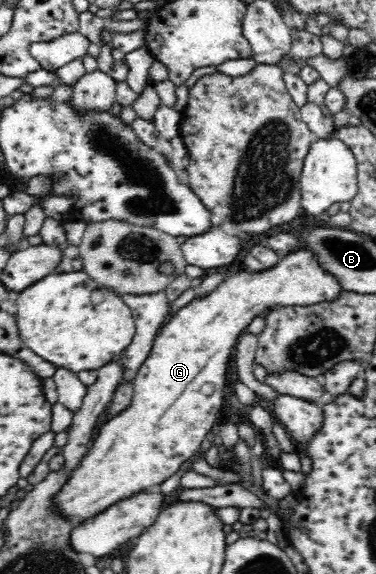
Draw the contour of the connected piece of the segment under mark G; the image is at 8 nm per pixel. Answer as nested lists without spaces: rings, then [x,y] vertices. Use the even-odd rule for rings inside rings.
[[[305,247],[280,258],[275,267],[266,271],[250,272],[239,267],[211,293],[197,296],[185,307],[171,313],[154,339],[149,357],[133,377],[134,392],[130,404],[97,429],[89,451],[81,458],[77,469],[71,472],[67,483],[51,499],[53,512],[69,520],[72,525],[81,525],[98,517],[119,501],[145,490],[159,488],[177,473],[184,461],[197,454],[205,438],[214,437],[215,426],[222,415],[227,365],[239,337],[247,332],[253,319],[265,317],[276,308],[331,303],[339,299],[344,290],[341,281],[321,266],[317,254]]]

